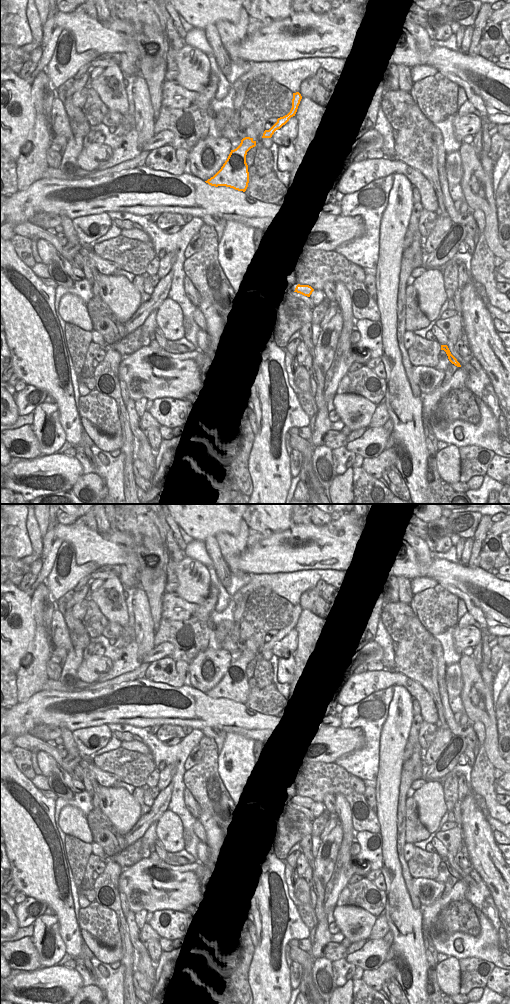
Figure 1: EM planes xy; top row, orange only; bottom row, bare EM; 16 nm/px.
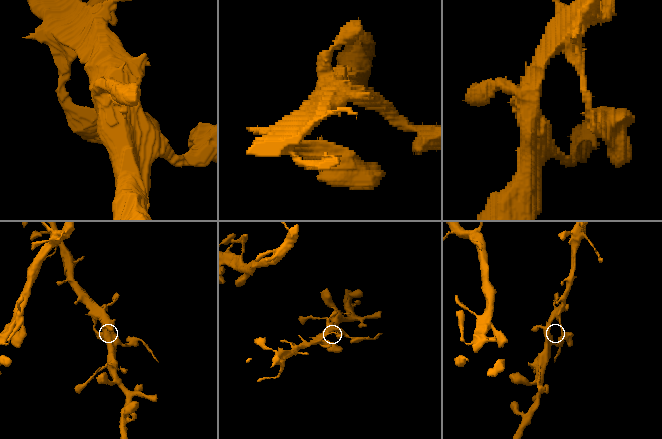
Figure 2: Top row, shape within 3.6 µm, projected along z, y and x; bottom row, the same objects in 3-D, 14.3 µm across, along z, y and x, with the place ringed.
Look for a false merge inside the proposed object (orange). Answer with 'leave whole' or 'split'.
split

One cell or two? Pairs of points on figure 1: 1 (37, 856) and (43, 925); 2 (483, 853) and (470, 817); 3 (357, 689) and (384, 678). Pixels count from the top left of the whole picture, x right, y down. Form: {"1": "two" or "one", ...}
{"1": "two", "2": "one", "3": "one"}

